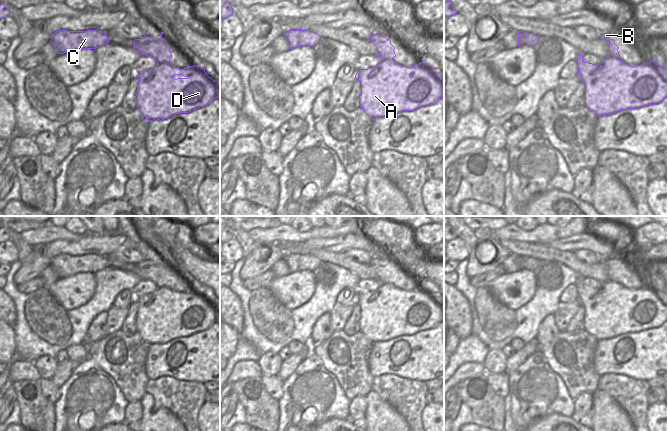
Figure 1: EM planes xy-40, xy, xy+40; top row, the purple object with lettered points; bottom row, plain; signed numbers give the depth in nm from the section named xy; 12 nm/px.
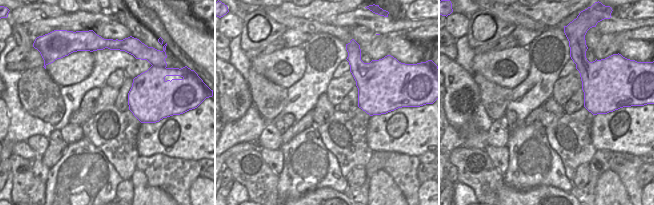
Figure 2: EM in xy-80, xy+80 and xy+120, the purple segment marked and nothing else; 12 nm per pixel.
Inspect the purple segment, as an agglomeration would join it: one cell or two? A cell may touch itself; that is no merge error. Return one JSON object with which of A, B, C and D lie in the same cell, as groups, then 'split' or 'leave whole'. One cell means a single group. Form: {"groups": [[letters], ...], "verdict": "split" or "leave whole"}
{"groups": [["A", "D"], ["B", "C"]], "verdict": "split"}

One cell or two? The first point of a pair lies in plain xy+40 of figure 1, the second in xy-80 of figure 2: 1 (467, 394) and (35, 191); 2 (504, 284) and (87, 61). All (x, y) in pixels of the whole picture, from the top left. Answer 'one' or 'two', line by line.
1: one
2: one

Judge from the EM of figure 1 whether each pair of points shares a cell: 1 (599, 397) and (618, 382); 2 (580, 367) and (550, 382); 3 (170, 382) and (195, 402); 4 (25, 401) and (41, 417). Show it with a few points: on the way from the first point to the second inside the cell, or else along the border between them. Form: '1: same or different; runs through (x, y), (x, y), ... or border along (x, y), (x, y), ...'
1: different; border along (597, 389), (605, 391)
2: different; border along (546, 358), (549, 366), (561, 378), (571, 398)
3: same; runs through (176, 385), (189, 396)
4: same; runs through (29, 405), (37, 413)

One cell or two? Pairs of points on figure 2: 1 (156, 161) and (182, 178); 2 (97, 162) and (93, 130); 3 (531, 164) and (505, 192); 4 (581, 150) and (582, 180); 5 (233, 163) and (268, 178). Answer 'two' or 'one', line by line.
1: one
2: two
3: two
4: two
5: one

